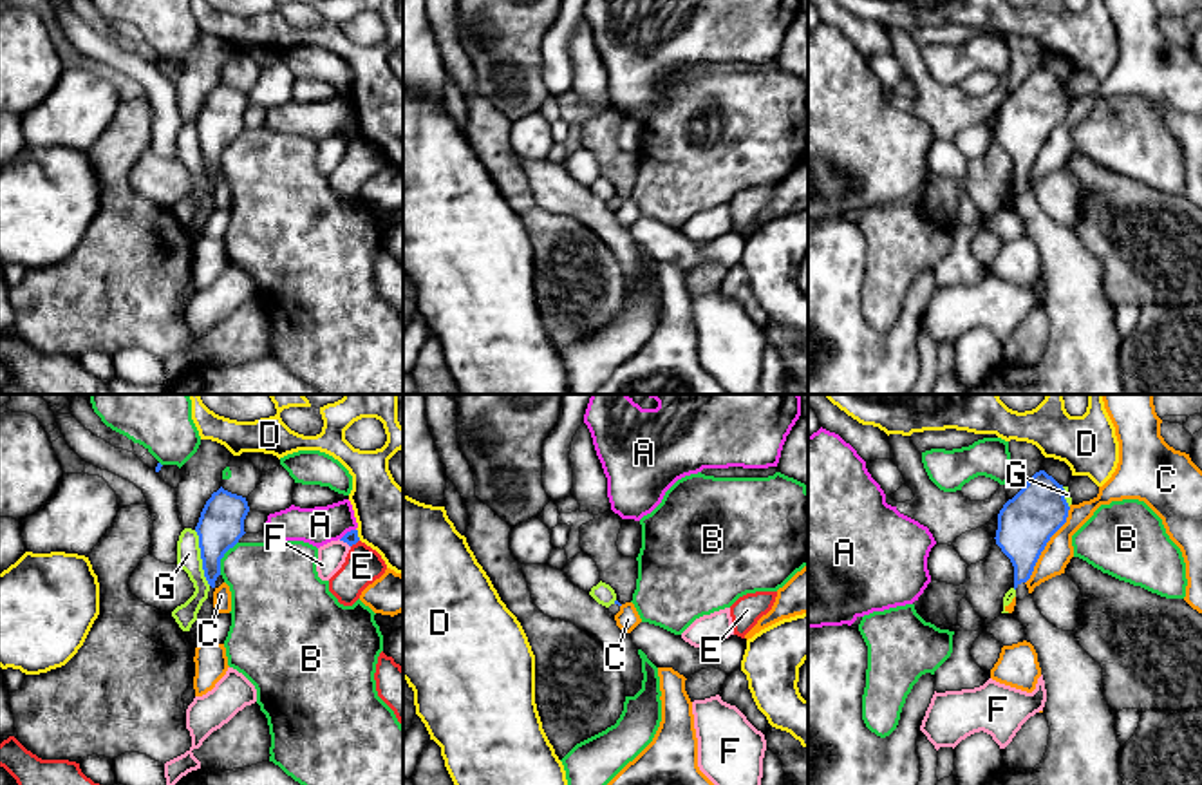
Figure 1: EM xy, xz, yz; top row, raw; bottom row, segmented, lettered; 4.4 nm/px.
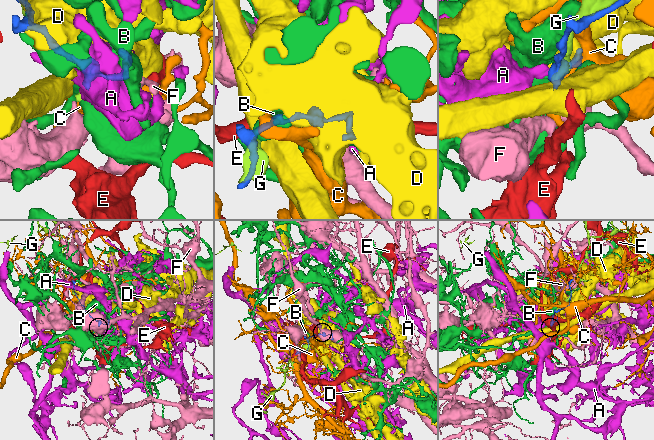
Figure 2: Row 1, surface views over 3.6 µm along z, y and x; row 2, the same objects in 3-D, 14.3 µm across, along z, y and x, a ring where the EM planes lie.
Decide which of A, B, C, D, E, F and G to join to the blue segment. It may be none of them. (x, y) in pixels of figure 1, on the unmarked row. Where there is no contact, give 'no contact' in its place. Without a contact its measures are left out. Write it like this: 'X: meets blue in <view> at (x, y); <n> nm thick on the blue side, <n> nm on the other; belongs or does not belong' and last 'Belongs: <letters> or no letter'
A: meets blue in xy at (347, 127); 70 nm thick on the blue side, 170 nm on the other; does not belong
B: meets blue in xy at (223, 151); 200 nm thick on the blue side, 360 nm on the other; does not belong
C: meets blue in yz at (1045, 140); 260 nm thick on the blue side, 130 nm on the other; does not belong
D: meets blue in xy at (356, 129); 70 nm thick on the blue side, 320 nm on the other; does not belong
E: meets blue in xy at (355, 138); 70 nm thick on the blue side, 170 nm on the other; does not belong
F: meets blue in xy at (344, 136); 70 nm thick on the blue side, 120 nm on the other; does not belong
G: meets blue in xy at (201, 152); 200 nm thick on the blue side, 110 nm on the other; does not belong
Belongs: no letter

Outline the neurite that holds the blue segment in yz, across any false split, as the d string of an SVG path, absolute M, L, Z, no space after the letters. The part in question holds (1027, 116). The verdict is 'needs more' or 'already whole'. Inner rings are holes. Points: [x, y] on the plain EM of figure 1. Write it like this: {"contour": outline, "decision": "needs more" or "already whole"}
{"contour": "M1039 65L998 109L994 134L1014 161L1012 210L1038 248L1050 329L1039 360L1003 362L969 394L1122 394L1121 338L1115 306L1104 293L1103 262L1072 226L1057 224L1041 210L1025 179L1068 105L1063 80Z", "decision": "needs more"}

